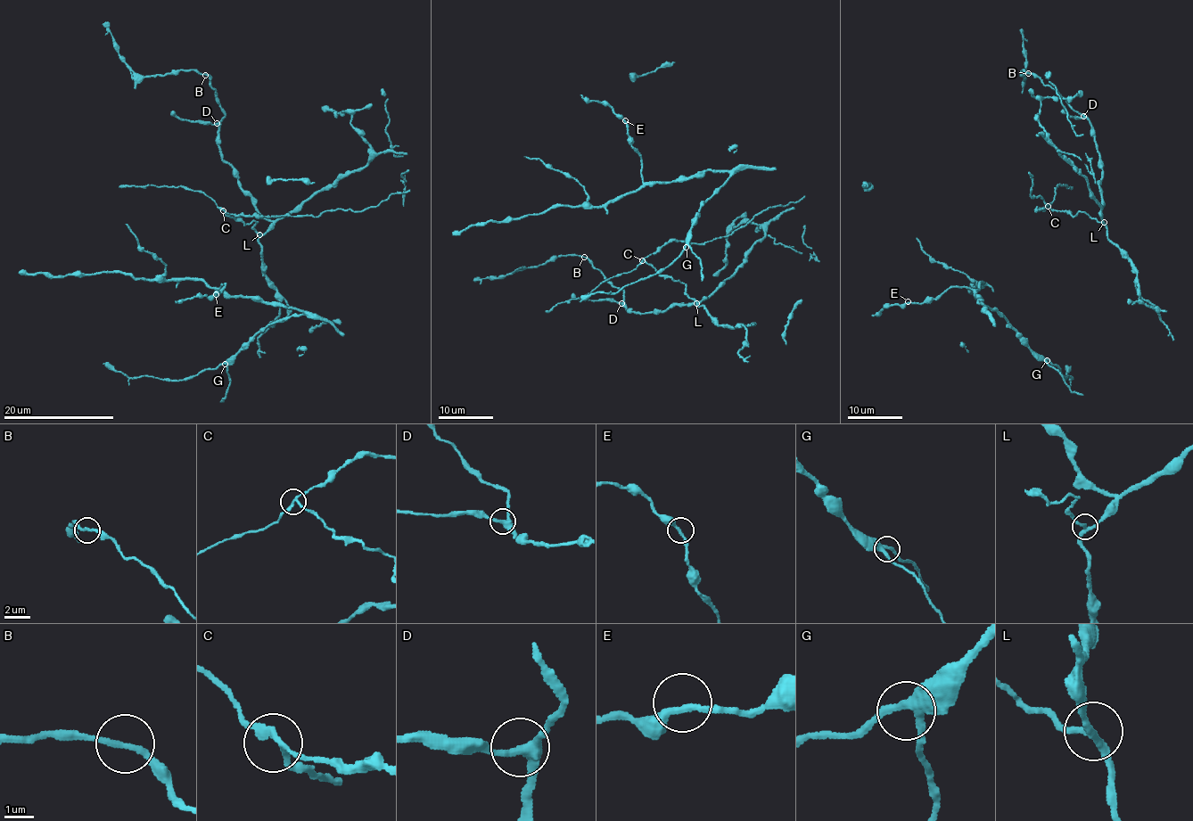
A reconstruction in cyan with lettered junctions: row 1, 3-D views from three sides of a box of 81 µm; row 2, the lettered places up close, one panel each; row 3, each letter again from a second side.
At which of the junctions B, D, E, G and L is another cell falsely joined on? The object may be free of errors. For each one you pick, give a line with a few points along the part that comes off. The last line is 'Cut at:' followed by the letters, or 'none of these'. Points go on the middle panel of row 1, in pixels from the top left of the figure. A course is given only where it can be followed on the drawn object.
L: (696, 304), (686, 285), (644, 258), (673, 240), (704, 243), (727, 237), (769, 207), (805, 195)
Cut at: L

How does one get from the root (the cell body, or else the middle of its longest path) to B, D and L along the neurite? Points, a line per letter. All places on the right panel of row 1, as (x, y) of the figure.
B: (1039, 210), (1049, 208), (1073, 216), (1086, 212), (1103, 222), (1102, 165), (1092, 125), (1056, 90), (1028, 73)
D: (1039, 210), (1049, 208), (1073, 216), (1086, 212), (1103, 222), (1102, 162), (1092, 125), (1083, 116)
L: (1039, 210), (1049, 208), (1073, 216), (1086, 212), (1104, 223)

